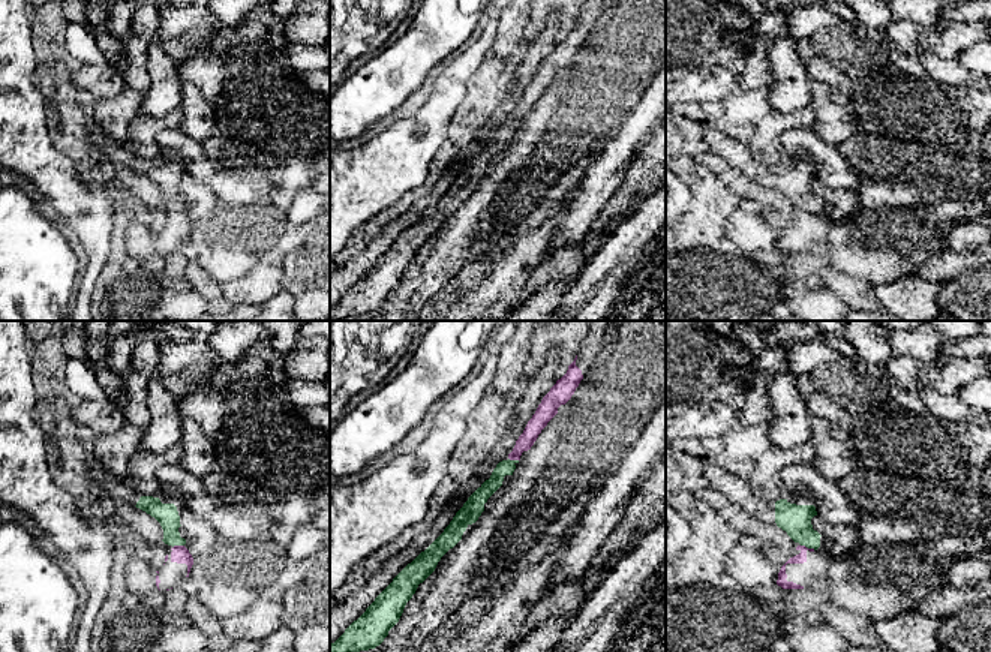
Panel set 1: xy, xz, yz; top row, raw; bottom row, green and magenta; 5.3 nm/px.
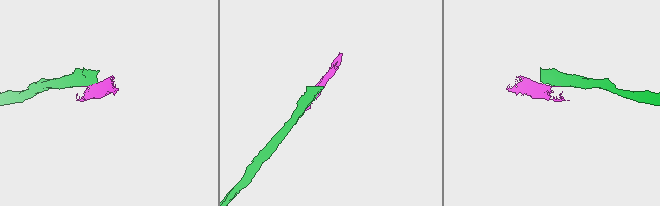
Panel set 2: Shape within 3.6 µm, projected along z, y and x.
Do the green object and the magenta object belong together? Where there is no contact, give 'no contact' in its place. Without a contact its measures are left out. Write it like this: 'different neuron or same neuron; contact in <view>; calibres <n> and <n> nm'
different neuron; contact in xy; calibres 120 and 90 nm

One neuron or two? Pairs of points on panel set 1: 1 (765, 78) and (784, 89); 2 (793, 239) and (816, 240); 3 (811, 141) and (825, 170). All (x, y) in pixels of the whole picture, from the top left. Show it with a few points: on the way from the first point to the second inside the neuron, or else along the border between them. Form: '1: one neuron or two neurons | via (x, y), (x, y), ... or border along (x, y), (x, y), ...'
1: two neurons | border along (771, 45), (768, 50), (769, 89)
2: one neuron | via (799, 239), (810, 239)
3: one neuron | via (816, 149), (825, 158), (825, 162)

